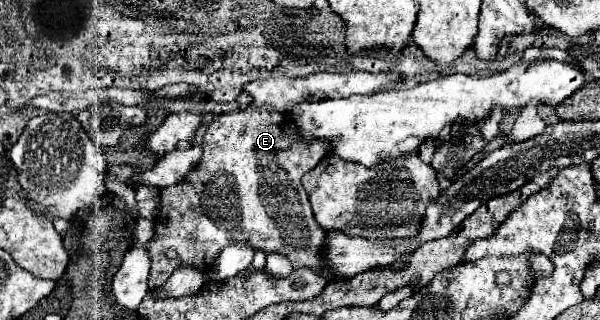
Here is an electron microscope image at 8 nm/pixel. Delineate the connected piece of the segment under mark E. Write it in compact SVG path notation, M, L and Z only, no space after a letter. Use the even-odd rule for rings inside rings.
M252 103L246 109L222 113L216 121L210 123L204 135L204 155L196 169L192 169L180 185L162 189L160 213L154 223L154 237L148 245L152 259L152 269L148 277L150 289L158 289L160 285L164 285L180 263L188 263L202 271L208 271L226 245L244 239L248 239L254 249L278 251L288 255L292 267L312 267L326 279L332 279L330 271L322 267L320 257L326 231L314 219L308 193L300 183L300 177L314 169L328 151L330 143L326 139L304 139L290 113L280 113L268 105ZM164 249L174 249L180 261L174 263L172 259L166 259Z

